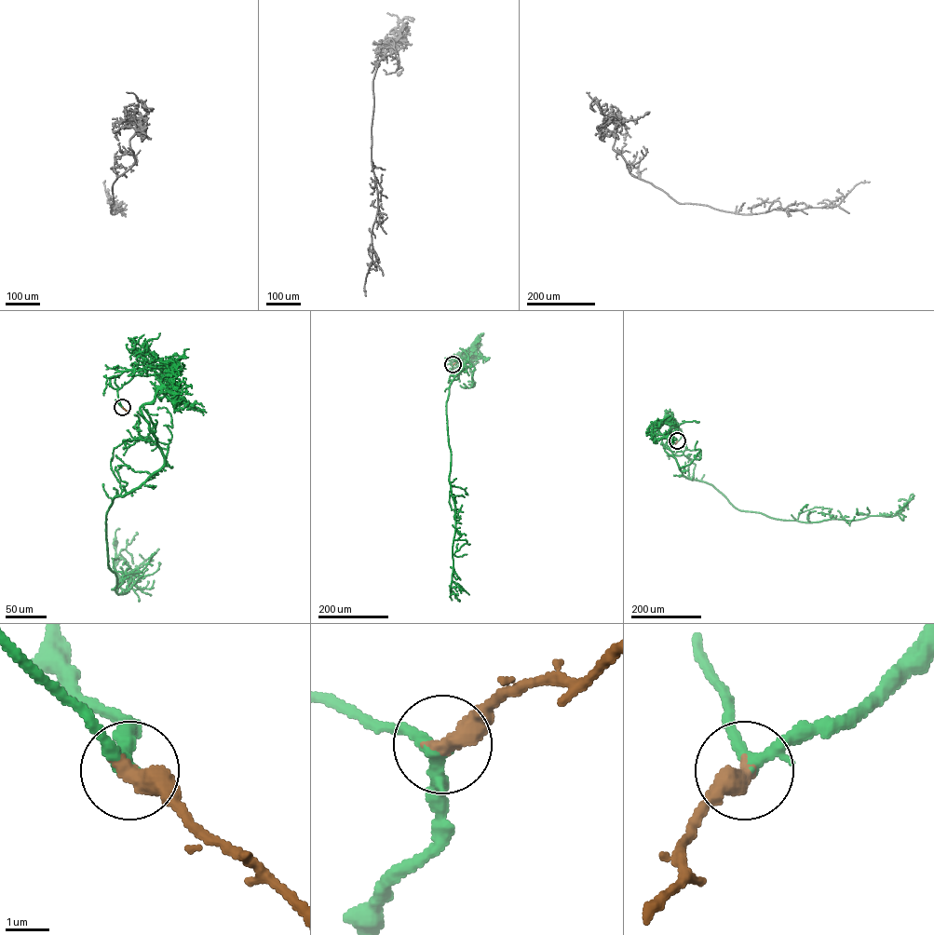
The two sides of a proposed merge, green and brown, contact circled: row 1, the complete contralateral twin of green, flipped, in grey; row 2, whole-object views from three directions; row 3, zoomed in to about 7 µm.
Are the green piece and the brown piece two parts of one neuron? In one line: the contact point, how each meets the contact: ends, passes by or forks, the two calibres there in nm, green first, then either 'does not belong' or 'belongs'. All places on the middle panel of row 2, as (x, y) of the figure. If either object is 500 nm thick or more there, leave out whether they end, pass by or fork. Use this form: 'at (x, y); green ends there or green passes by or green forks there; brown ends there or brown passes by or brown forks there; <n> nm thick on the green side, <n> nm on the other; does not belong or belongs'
at (453, 364); green passes by; brown ends there; 280 nm thick on the green side, 480 nm on the other; belongs

